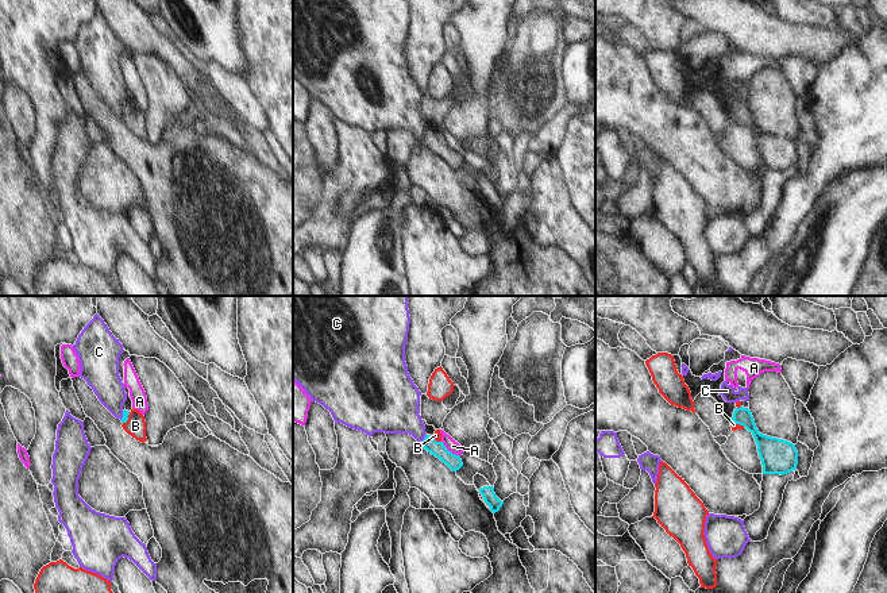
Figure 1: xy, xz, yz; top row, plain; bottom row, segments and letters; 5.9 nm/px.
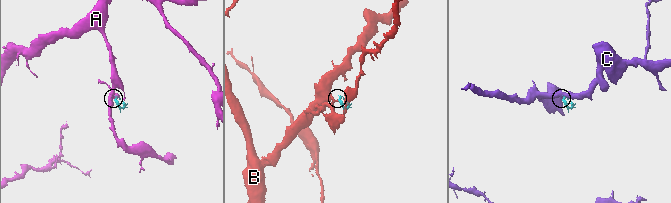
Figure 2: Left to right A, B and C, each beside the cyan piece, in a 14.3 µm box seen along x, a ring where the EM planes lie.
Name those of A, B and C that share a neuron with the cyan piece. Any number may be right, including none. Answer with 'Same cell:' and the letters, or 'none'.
Same cell: B

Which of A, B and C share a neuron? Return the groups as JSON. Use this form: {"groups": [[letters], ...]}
{"groups": [["A"], ["B"], ["C"]]}

